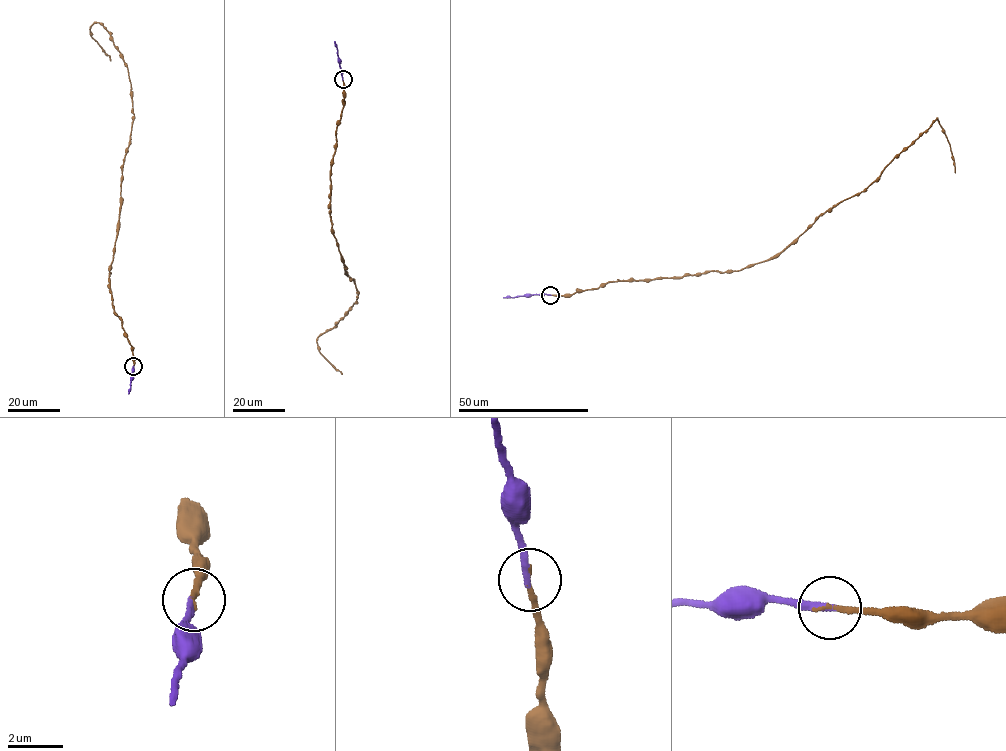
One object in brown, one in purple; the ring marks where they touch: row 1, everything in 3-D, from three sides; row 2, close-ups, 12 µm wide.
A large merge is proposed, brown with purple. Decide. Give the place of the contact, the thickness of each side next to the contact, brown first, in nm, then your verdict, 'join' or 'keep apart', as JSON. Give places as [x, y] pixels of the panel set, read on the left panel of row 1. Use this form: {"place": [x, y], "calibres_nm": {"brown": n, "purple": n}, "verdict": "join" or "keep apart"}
{"place": [133, 366], "calibres_nm": {"brown": 180, "purple": 240}, "verdict": "join"}

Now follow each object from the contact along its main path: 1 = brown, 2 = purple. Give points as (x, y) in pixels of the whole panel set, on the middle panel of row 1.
1: (342, 79), (330, 213), (341, 261), (358, 295), (347, 315), (316, 342), (342, 374)
2: (342, 79), (334, 41)

